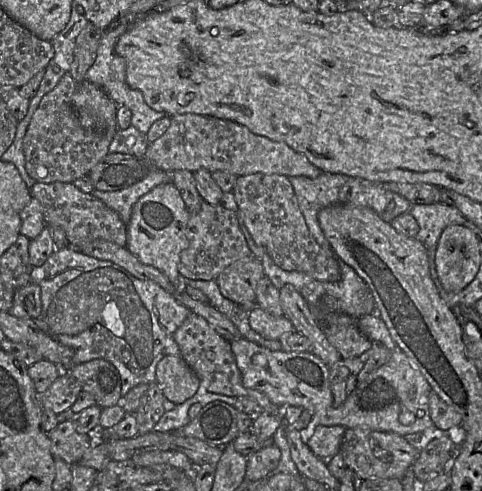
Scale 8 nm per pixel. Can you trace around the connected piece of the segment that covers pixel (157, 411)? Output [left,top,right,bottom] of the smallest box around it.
[135,382,165,434]

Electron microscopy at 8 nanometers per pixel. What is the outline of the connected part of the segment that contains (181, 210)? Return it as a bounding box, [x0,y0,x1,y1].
[126,183,190,292]

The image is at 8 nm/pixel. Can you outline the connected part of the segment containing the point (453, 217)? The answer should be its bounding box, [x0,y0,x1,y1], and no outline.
[408,202,466,287]

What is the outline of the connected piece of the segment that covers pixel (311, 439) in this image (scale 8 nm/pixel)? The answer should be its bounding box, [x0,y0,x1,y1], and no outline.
[306,423,346,460]

